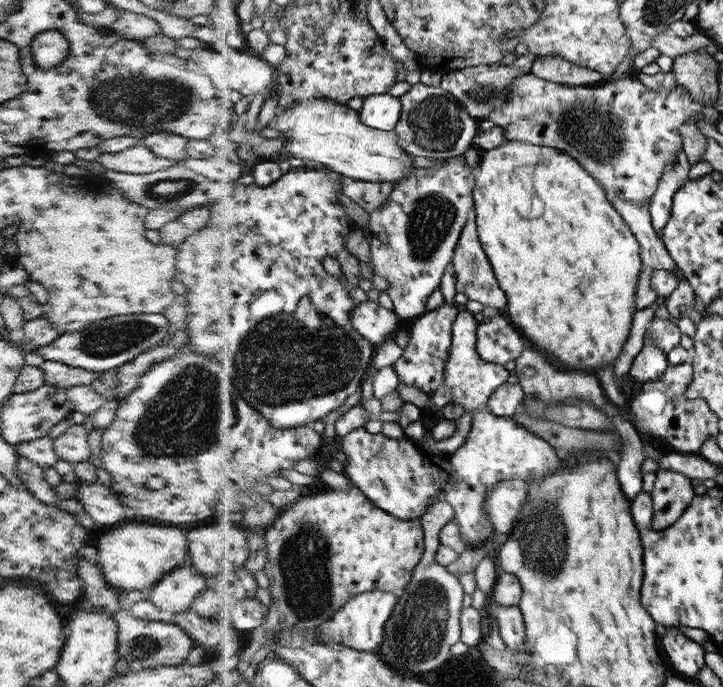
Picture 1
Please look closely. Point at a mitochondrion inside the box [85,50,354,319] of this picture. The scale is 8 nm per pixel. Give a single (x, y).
(139, 103)

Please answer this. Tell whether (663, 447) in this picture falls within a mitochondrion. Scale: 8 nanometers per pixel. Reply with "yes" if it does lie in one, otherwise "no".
no

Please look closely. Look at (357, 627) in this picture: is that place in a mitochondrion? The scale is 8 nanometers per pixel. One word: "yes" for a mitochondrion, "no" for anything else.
no

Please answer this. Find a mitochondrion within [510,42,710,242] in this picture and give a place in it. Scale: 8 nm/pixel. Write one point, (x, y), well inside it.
(599, 135)

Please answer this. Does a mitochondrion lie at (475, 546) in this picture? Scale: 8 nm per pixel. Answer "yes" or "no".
no

